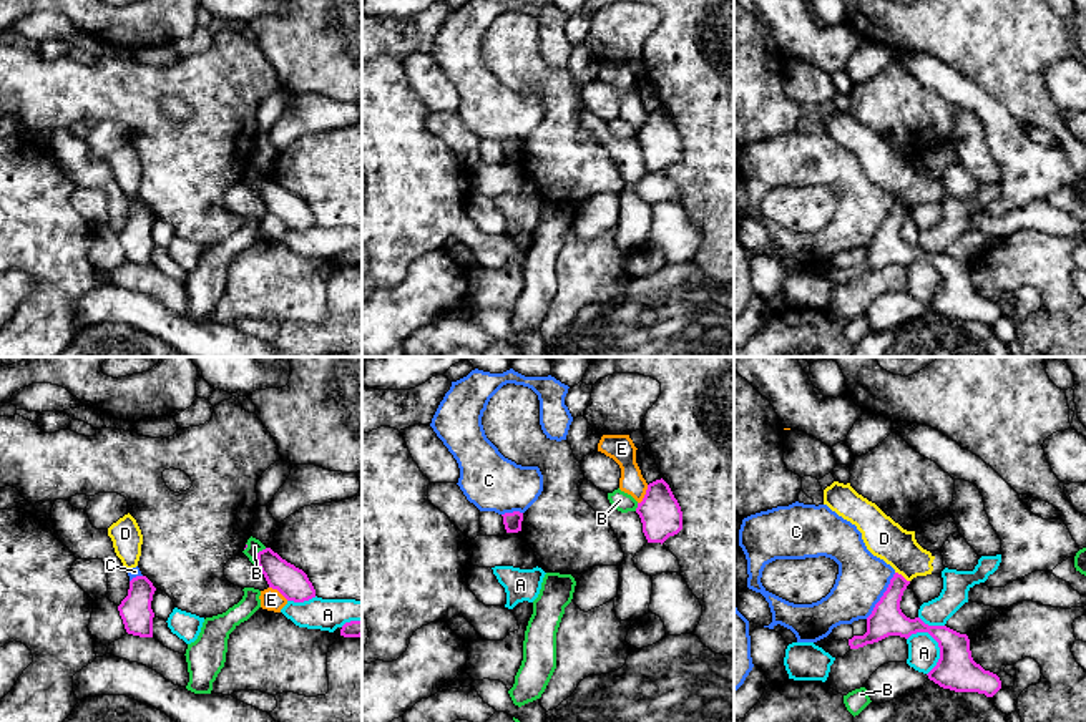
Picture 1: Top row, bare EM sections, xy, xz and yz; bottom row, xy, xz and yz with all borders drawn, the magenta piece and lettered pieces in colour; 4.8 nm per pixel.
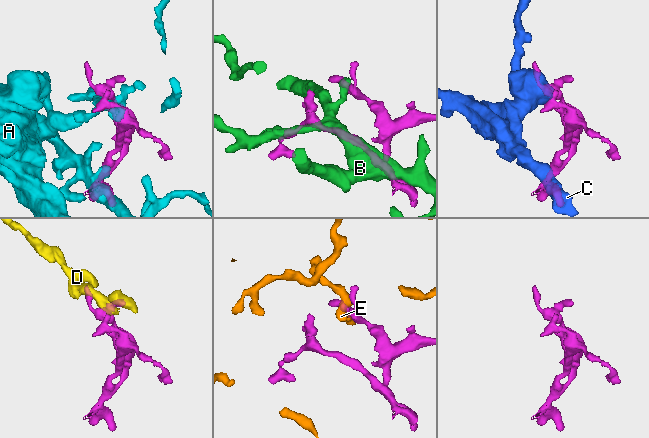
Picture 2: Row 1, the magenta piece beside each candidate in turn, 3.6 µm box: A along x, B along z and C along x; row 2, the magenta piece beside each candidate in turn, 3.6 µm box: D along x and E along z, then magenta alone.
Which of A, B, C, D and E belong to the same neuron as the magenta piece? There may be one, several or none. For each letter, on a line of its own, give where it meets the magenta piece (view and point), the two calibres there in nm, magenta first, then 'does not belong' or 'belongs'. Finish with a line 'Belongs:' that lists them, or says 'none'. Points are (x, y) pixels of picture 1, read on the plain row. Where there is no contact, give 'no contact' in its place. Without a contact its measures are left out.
A: yz (940, 278) | 190/160 nm | does not belong
B: xy (258, 185) | 160/70 nm | does not belong
C: yz (882, 224) | 160/240 nm | does not belong
D: yz (900, 203) | 160/190 nm | does not belong
E: xz (645, 123) | 200/120 nm | does not belong
Belongs: none

